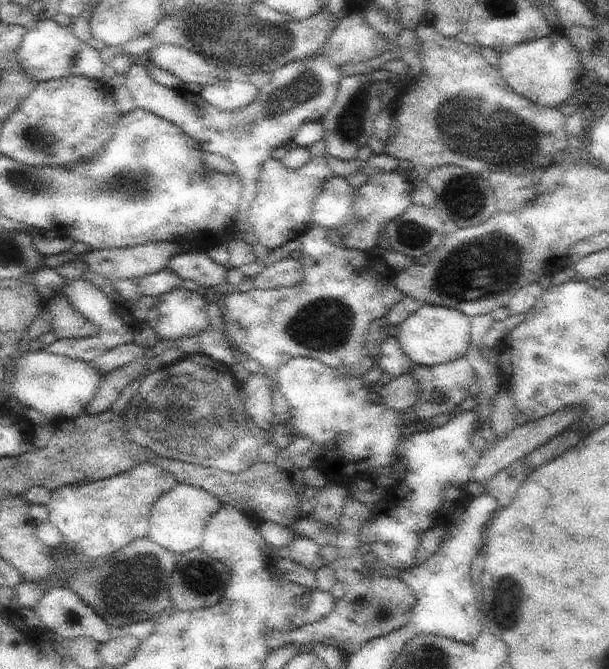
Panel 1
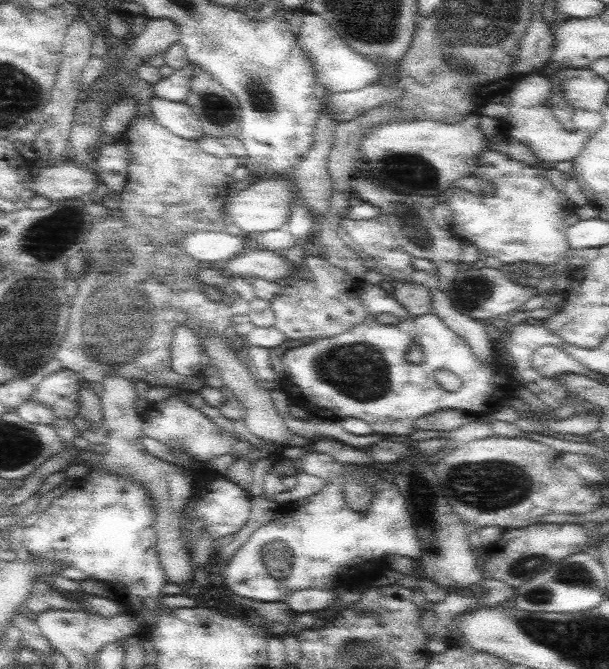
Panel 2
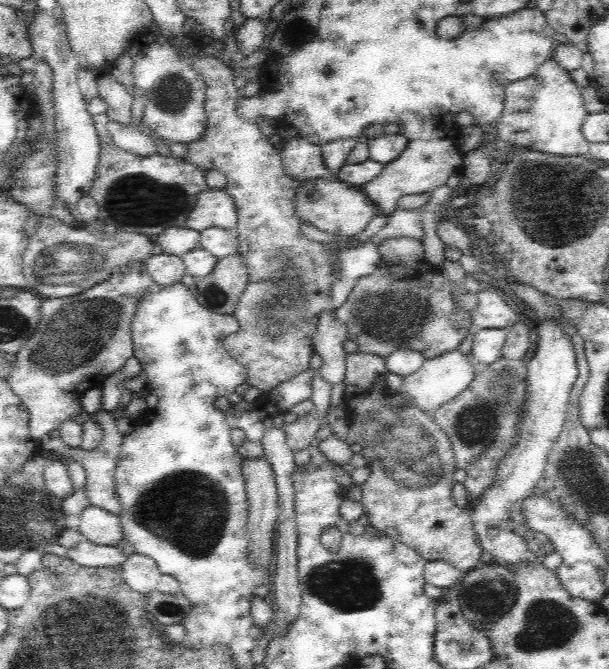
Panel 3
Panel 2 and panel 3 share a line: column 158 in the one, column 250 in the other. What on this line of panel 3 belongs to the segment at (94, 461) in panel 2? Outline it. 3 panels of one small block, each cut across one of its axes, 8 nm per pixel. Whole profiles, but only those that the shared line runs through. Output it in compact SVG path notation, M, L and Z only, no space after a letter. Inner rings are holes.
M262 457L244 459L242 464L242 475L245 479L246 493L248 494L250 520L248 520L248 531L250 531L249 551L251 559L256 566L267 568L271 564L272 536L276 528L278 516L278 494L274 471L270 462Z

